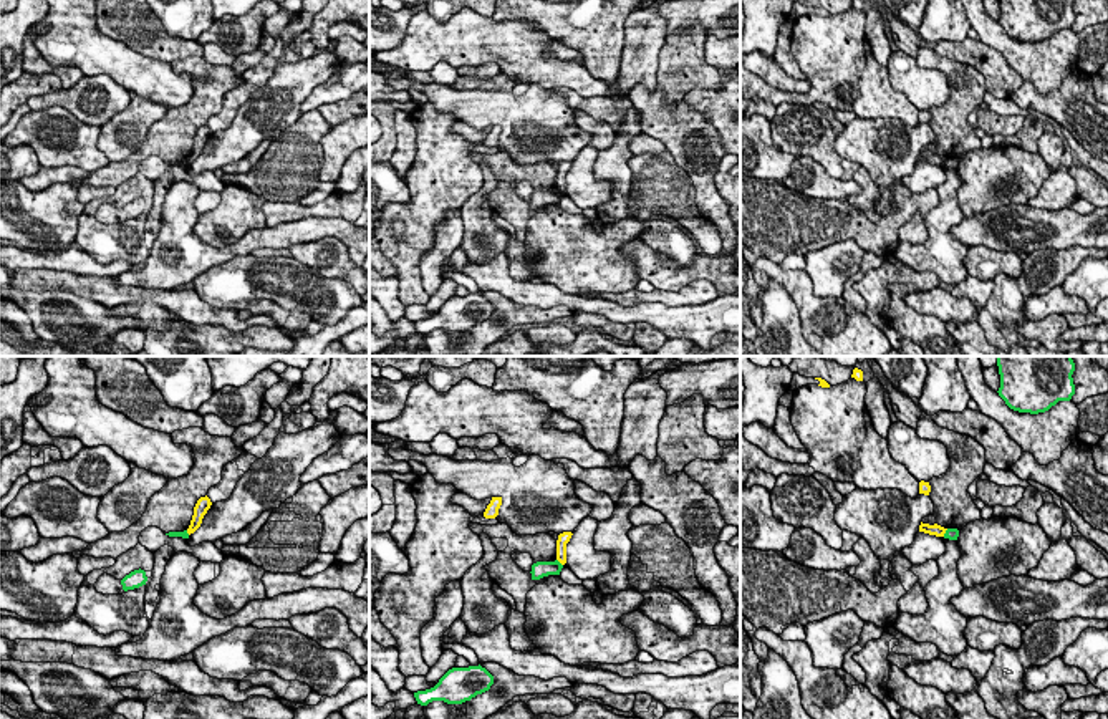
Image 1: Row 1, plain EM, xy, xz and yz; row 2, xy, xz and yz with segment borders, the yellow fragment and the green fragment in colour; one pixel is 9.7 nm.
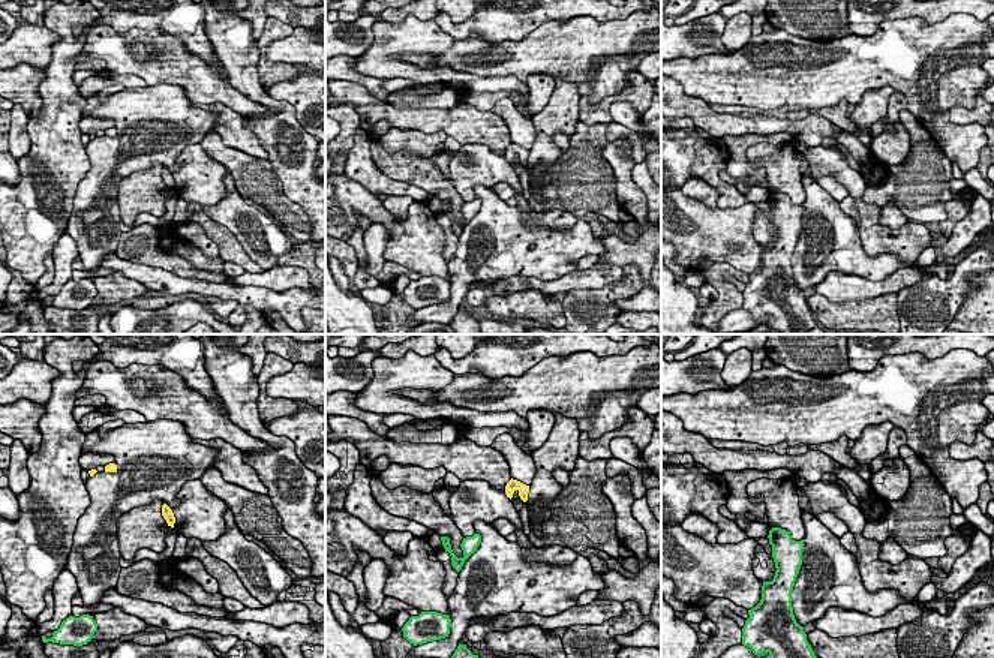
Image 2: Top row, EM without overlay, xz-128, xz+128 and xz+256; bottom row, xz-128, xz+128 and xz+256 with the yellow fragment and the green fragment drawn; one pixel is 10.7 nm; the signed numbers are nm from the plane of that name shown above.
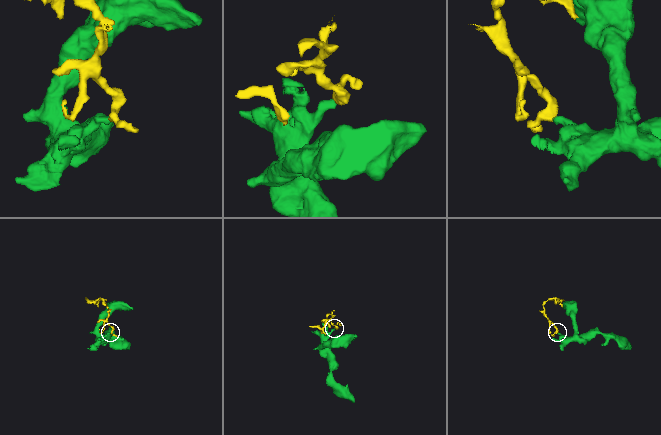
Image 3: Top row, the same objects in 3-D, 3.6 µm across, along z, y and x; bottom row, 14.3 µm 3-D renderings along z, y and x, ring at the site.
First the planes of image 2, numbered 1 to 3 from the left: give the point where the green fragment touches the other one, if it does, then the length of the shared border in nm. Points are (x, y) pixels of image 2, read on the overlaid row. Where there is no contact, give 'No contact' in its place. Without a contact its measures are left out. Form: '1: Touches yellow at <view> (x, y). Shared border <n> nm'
1: No contact
2: No contact
3: No contact

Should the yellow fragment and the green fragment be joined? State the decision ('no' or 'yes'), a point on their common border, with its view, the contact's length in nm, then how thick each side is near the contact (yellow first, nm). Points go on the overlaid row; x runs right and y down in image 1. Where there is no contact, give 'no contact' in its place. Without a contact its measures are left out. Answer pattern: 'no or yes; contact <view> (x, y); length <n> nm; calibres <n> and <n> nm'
no; contact xz (558, 560); length 100 nm; calibres 120 and 160 nm

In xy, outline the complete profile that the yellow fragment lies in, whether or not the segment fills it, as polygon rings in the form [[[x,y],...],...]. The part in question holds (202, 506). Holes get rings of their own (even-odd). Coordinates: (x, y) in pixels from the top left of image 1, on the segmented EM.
[[[205,495],[205,497],[200,497],[194,507],[194,515],[192,515],[192,520],[190,520],[190,525],[187,528],[187,533],[194,533],[200,524],[202,524],[202,519],[204,515],[207,514],[207,510],[210,509],[212,502],[210,499]]]

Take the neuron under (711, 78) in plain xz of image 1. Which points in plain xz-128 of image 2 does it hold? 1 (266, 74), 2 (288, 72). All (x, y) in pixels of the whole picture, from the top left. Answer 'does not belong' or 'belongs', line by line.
1: belongs
2: belongs

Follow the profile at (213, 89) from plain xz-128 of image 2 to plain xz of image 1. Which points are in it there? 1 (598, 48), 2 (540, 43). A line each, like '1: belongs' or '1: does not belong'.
1: does not belong
2: belongs

